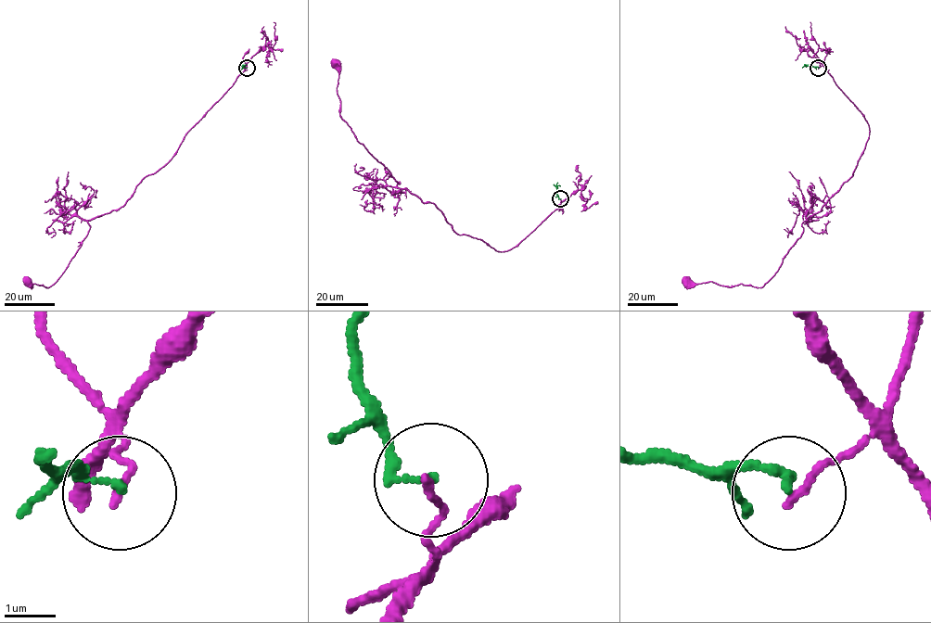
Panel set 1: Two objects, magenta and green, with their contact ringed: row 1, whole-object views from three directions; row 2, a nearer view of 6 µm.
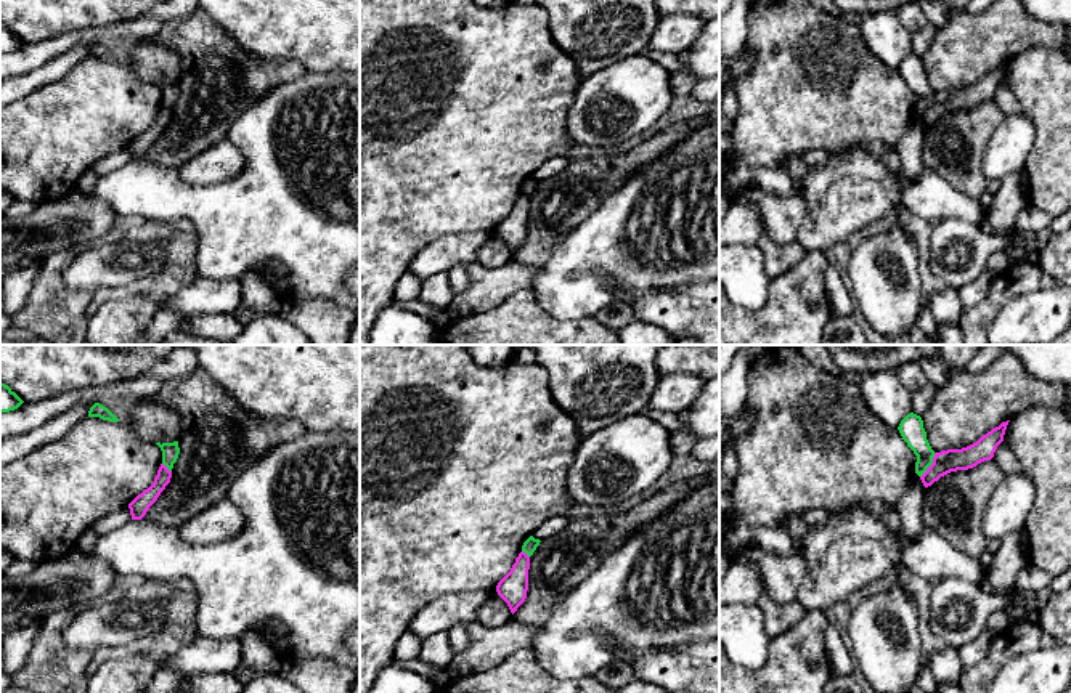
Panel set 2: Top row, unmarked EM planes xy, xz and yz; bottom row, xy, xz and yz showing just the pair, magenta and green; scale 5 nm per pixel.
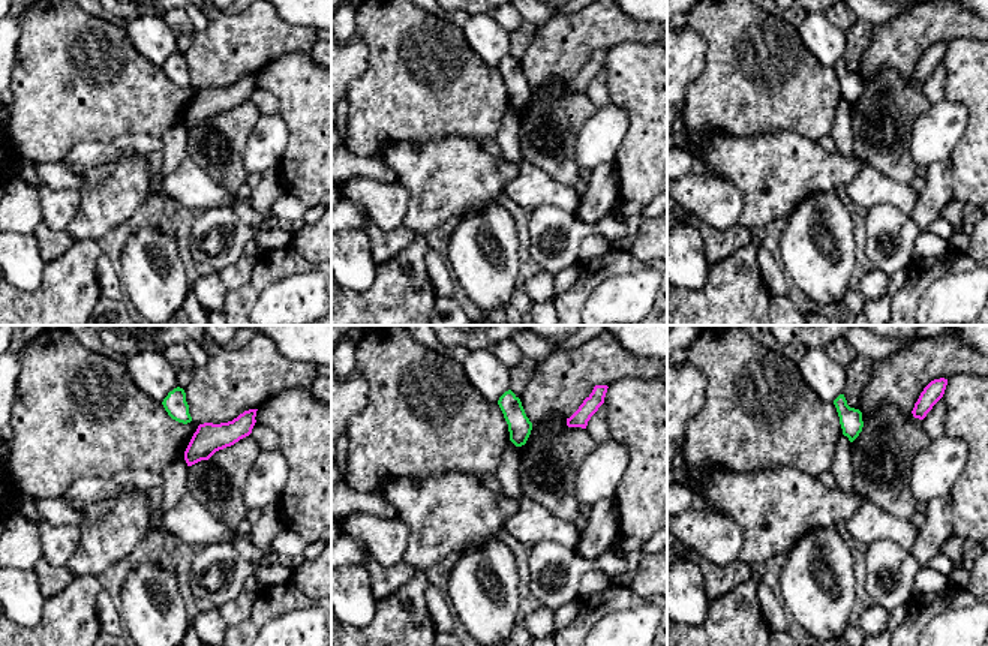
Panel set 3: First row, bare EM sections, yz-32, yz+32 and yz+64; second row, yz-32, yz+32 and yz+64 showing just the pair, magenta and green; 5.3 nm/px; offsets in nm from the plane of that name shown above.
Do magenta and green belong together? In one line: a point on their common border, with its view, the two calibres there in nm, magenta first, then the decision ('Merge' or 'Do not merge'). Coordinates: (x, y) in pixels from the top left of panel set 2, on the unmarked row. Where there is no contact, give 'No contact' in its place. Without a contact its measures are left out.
Touches magenta at yz (930, 106). Thickness 120 nm (magenta) against 120 nm. Do not merge

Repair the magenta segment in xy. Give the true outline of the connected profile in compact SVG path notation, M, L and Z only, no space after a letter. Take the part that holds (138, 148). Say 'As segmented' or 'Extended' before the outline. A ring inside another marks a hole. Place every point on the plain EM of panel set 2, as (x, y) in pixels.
As segmented. M161 104L154 124L128 144L132 160L141 160L146 156L149 148L157 141L161 133L170 124L170 119L172 112L164 104Z

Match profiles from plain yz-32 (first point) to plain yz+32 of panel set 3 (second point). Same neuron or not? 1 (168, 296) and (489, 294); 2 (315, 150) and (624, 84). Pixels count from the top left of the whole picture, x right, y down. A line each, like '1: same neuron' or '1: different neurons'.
1: same neuron
2: same neuron

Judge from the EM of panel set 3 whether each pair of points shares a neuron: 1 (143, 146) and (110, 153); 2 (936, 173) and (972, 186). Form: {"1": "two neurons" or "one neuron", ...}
{"1": "one neuron", "2": "two neurons"}

